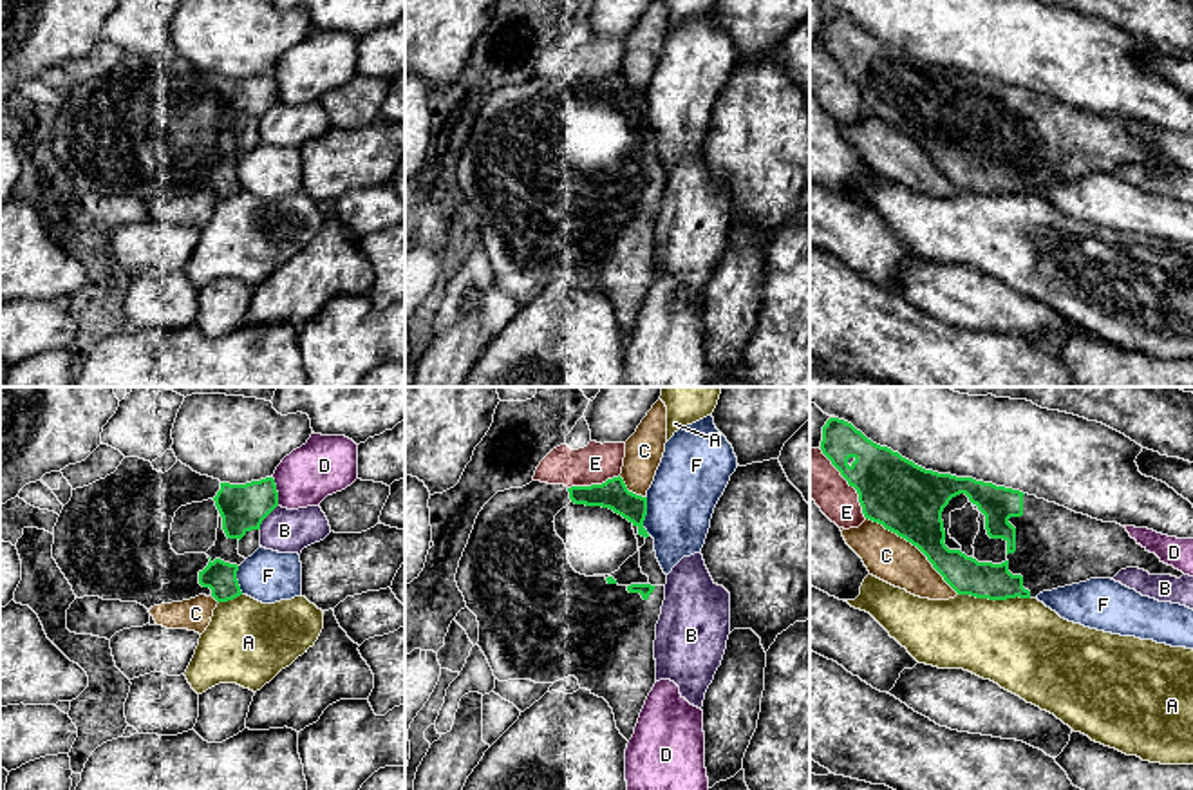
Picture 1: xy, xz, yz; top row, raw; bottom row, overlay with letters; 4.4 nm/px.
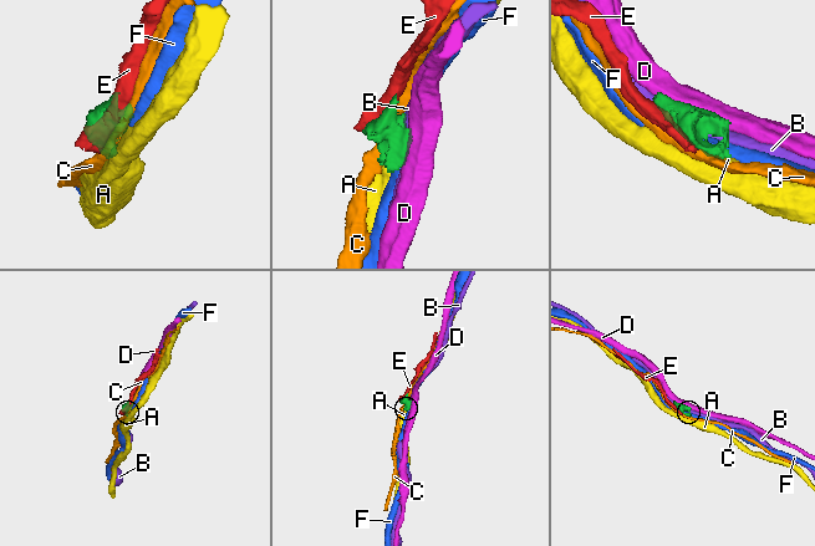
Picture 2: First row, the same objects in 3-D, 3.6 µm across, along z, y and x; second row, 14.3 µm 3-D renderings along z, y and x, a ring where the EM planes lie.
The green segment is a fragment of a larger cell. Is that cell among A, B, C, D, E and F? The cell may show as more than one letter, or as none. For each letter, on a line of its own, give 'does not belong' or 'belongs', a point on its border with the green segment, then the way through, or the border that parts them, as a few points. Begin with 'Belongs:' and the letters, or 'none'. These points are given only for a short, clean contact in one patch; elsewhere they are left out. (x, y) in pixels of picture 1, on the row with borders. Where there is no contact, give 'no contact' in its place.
Belongs: none
A: does not belong; meets green in yz at (995, 599); border along yz (958, 593), (987, 599), (1029, 599)
B: does not belong; meets green in xy at (266, 516)
C: does not belong; meets green in yz at (915, 545)
D: does not belong; meets green in xy at (277, 492)
E: does not belong; meets green in yz at (848, 483)
F: does not belong; meets green in xz at (646, 514)

